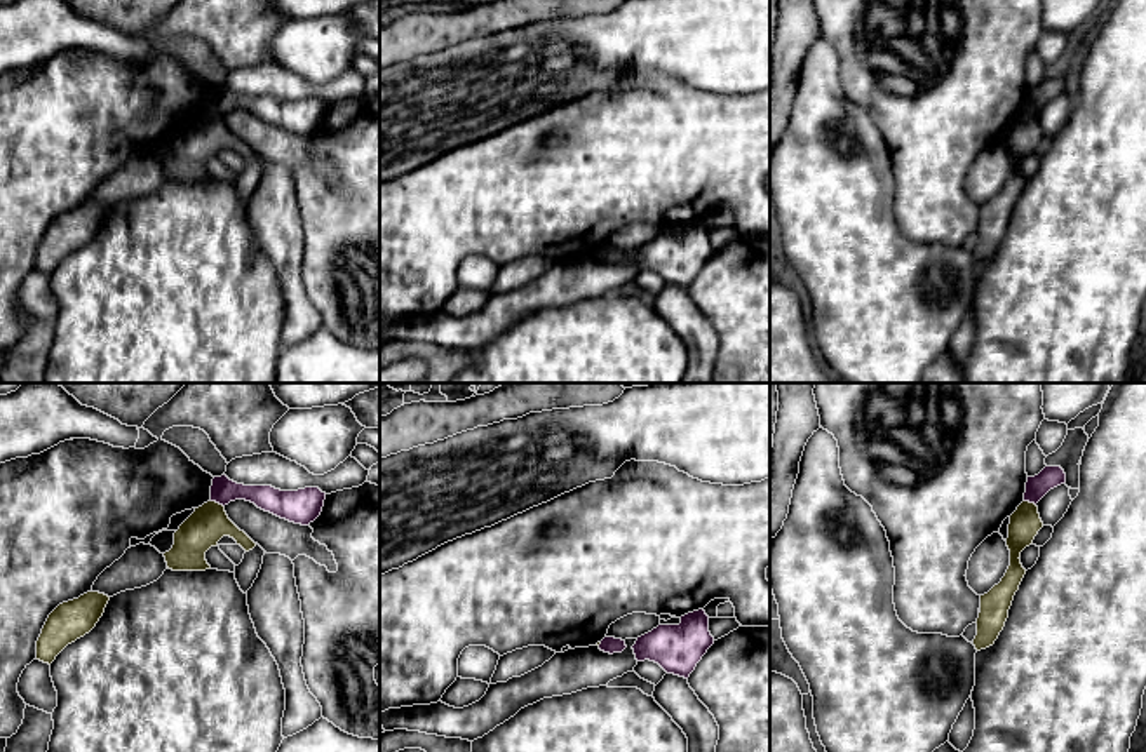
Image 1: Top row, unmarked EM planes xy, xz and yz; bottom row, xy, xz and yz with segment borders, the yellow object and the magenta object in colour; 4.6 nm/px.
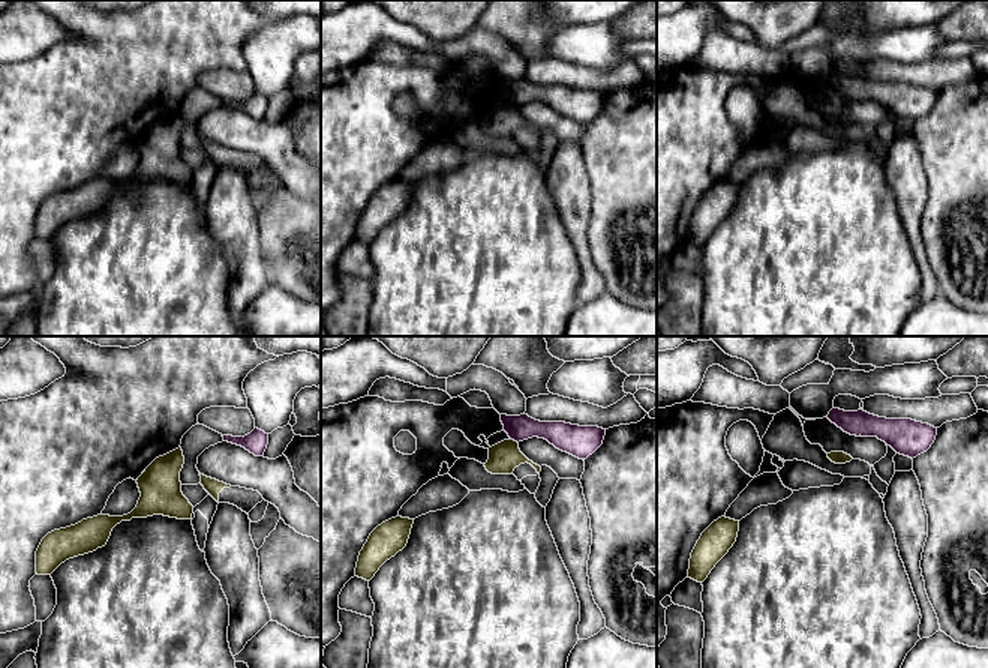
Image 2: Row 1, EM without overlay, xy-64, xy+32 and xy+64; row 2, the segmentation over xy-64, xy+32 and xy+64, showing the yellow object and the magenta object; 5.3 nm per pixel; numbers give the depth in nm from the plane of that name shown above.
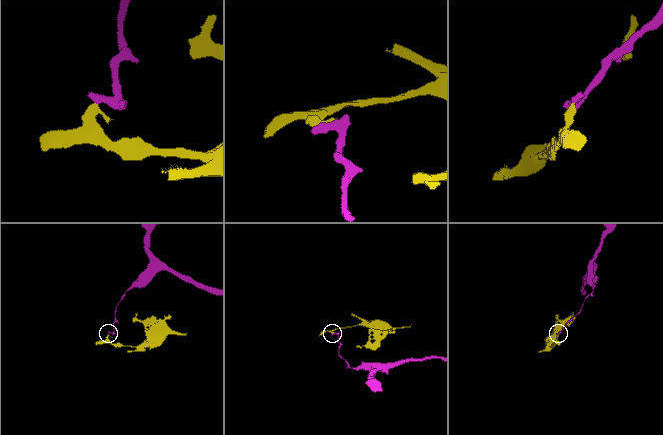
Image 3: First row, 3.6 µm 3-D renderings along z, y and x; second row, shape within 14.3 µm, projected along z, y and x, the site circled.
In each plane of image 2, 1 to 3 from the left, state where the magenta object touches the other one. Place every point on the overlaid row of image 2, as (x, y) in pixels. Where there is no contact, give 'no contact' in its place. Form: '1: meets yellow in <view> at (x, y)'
1: no contact
2: meets yellow in xy+32 at (513, 440)
3: no contact

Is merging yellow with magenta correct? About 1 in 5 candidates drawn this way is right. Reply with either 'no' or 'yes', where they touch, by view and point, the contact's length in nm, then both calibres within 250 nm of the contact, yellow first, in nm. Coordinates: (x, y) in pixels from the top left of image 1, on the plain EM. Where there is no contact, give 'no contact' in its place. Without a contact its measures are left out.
no | xy (218, 114) | 70 nm | 180/120 nm

